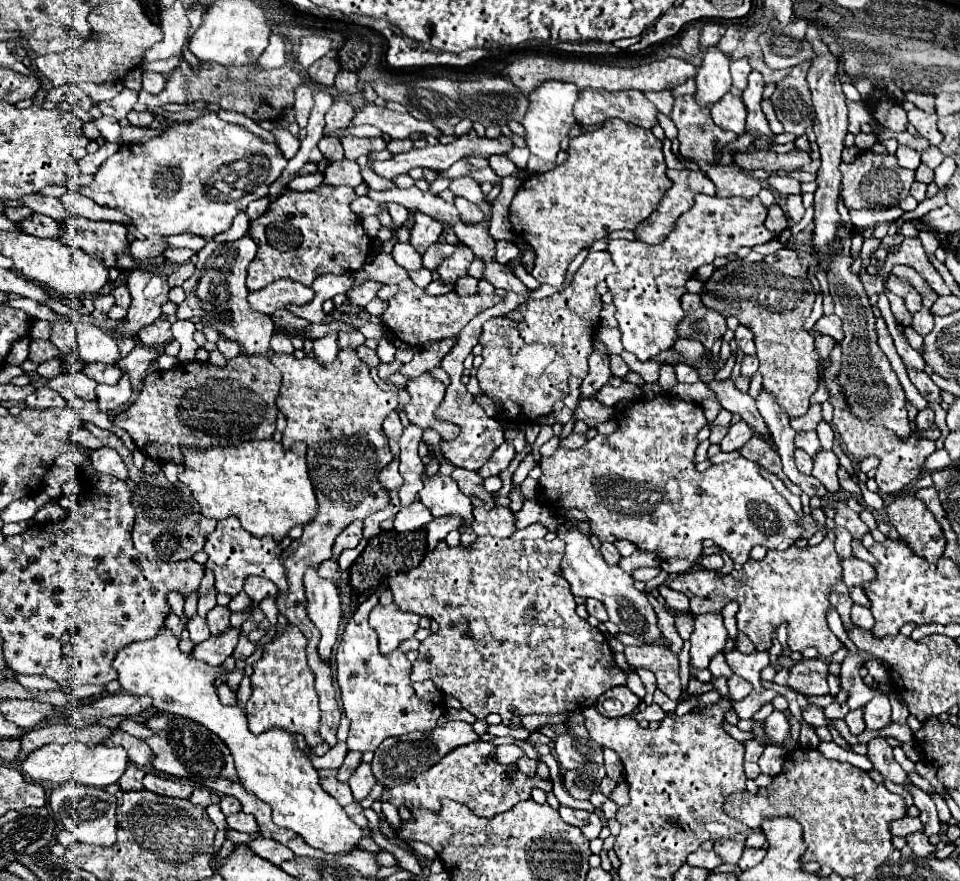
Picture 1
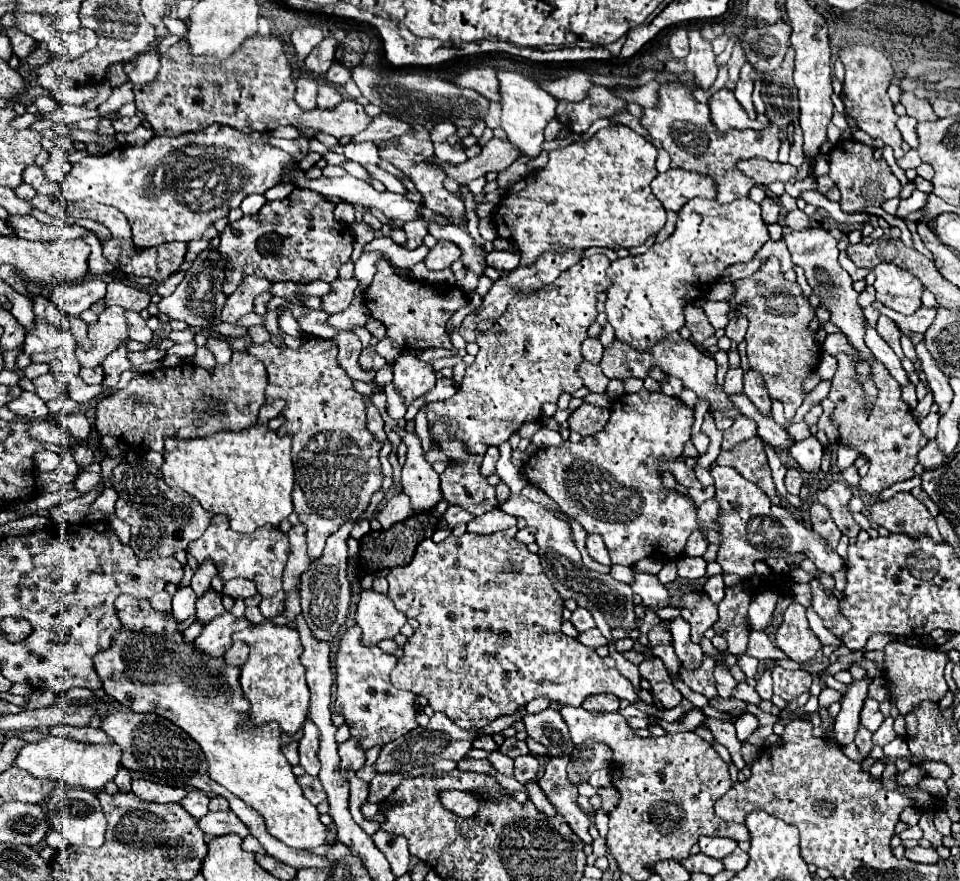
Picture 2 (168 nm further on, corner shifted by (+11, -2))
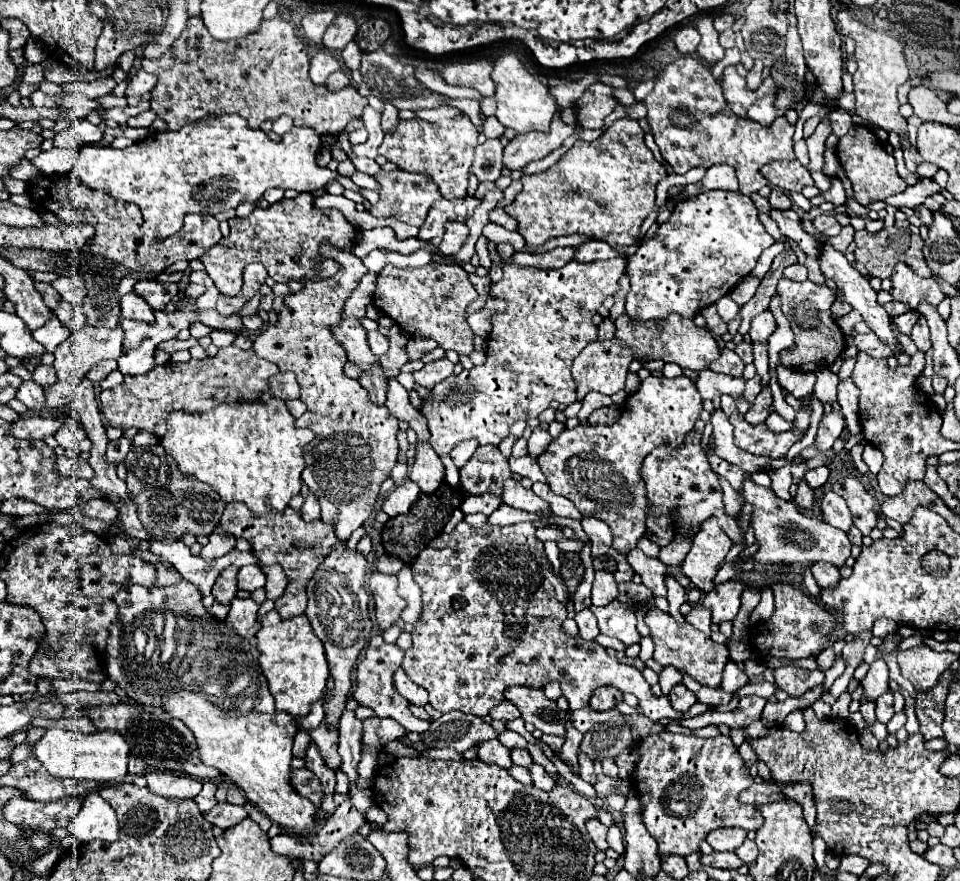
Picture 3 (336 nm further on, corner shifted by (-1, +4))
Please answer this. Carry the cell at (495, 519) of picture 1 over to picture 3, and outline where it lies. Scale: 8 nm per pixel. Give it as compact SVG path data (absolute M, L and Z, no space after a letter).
M502 504L498 510L494 510L494 514L488 516L488 524L494 524L494 526L508 526L508 524L524 522L524 520L534 522L534 520L540 520L540 518L538 518L538 514L516 510L516 508L506 506L506 504Z

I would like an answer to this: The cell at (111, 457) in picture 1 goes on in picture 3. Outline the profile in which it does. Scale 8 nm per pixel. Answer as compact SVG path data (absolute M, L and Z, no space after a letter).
M72 412L68 418L62 418L62 430L56 436L58 444L62 448L80 448L82 452L89 452L91 448L91 441L86 434L84 428L80 424L80 418L76 416L76 412Z

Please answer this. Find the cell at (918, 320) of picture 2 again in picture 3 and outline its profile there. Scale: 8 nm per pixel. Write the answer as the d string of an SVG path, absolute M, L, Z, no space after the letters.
M922 314L918 316L918 324L912 328L912 340L918 346L918 350L922 350L922 352L930 350L930 330L928 330L926 318Z

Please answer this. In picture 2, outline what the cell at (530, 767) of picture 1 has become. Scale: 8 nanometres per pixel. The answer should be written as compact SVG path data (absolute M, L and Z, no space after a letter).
M496 750L496 752L490 752L490 754L488 754L488 760L490 760L490 764L492 764L500 774L506 774L506 776L512 776L512 774L514 774L514 768L512 768L514 762L512 762L512 758L500 754L498 750Z

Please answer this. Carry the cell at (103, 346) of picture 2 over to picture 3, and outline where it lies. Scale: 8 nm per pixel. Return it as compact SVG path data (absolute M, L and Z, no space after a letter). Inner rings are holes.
M118 324L116 328L98 328L98 326L86 326L84 330L72 334L72 338L68 338L64 344L60 344L54 352L55 361L54 368L58 376L58 396L56 396L56 388L44 388L46 394L46 408L58 408L58 406L66 406L72 402L70 398L70 388L68 384L76 384L80 378L84 378L88 374L88 370L98 364L100 360L106 358L120 358L122 356L122 342L124 342L124 330L122 324ZM70 346L70 352L68 352Z

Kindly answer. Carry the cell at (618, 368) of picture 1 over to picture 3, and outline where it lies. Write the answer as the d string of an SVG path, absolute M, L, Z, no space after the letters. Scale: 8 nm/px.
M670 314L670 318L666 320L666 326L662 326L662 330L658 330L658 326L654 326L654 322L634 322L630 316L620 316L616 322L616 338L620 342L624 342L626 346L632 348L634 358L638 362L646 362L648 360L664 360L664 362L674 362L680 368L690 368L690 370L706 370L718 356L720 356L720 348L714 340L714 336L706 330L706 328L698 328L694 326L692 320L684 320L678 318L674 314Z

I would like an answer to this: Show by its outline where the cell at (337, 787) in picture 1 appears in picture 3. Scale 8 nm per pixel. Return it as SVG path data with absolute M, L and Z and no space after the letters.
M308 768L292 770L292 774L294 774L294 786L296 786L298 794L308 796L316 806L320 806L320 800L322 800L322 782L316 778L316 774L310 772Z

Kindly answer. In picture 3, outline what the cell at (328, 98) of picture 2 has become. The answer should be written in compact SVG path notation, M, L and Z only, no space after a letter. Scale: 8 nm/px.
M338 70L338 72L330 74L330 78L326 80L326 88L328 88L328 90L332 90L332 92L342 90L346 84L350 84L350 78L346 76L346 72L344 72L344 70Z

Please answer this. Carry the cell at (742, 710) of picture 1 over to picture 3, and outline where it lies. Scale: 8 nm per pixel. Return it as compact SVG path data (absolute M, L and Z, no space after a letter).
M682 674L682 684L686 684L688 690L692 690L692 692L696 694L698 702L704 702L704 704L714 704L714 706L718 706L718 704L728 704L728 702L732 700L732 694L728 694L728 692L724 692L724 690L720 690L720 688L706 688L706 686L698 684L698 682L696 682L692 676L688 676L688 674Z

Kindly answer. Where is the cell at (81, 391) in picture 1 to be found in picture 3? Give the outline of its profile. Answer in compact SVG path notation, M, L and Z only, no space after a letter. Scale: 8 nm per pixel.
M44 364L36 366L36 370L32 372L32 378L34 378L40 386L52 386L52 384L58 382L58 376L56 376L54 366L44 366Z

